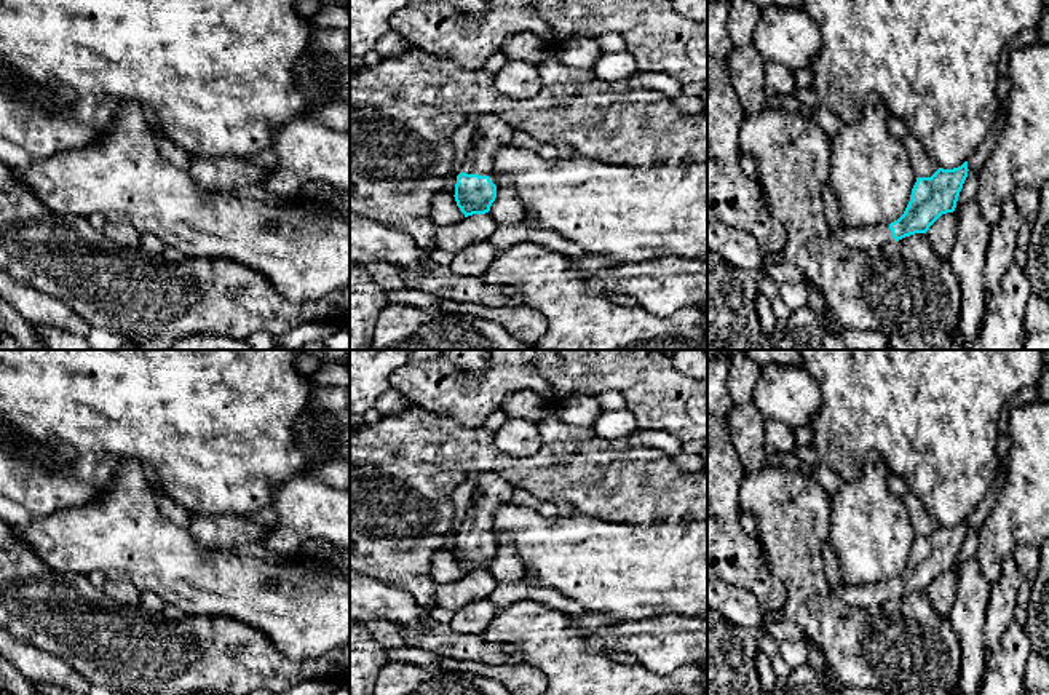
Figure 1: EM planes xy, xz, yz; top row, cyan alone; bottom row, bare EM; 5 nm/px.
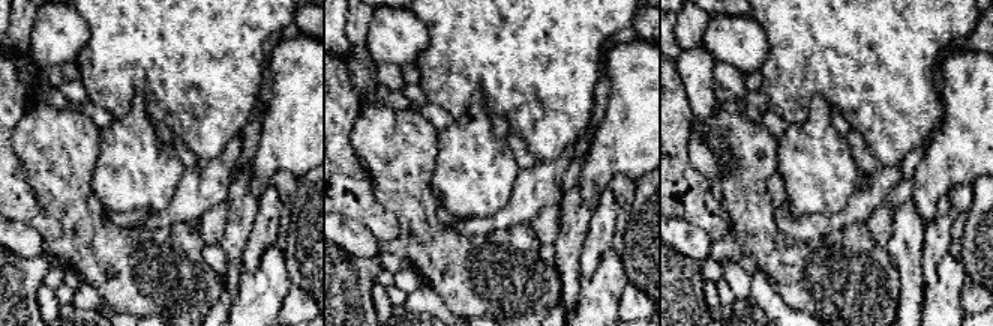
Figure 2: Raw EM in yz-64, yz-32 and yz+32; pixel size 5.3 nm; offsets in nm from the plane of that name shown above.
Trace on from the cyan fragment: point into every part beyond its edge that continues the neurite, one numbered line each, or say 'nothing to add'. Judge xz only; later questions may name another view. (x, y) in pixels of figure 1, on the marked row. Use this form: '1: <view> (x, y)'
1: xz (492, 133)

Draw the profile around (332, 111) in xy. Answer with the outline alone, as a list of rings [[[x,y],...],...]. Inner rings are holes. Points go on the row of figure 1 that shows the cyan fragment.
[[[318,96],[308,117],[335,131],[350,134],[350,97],[342,96]]]

